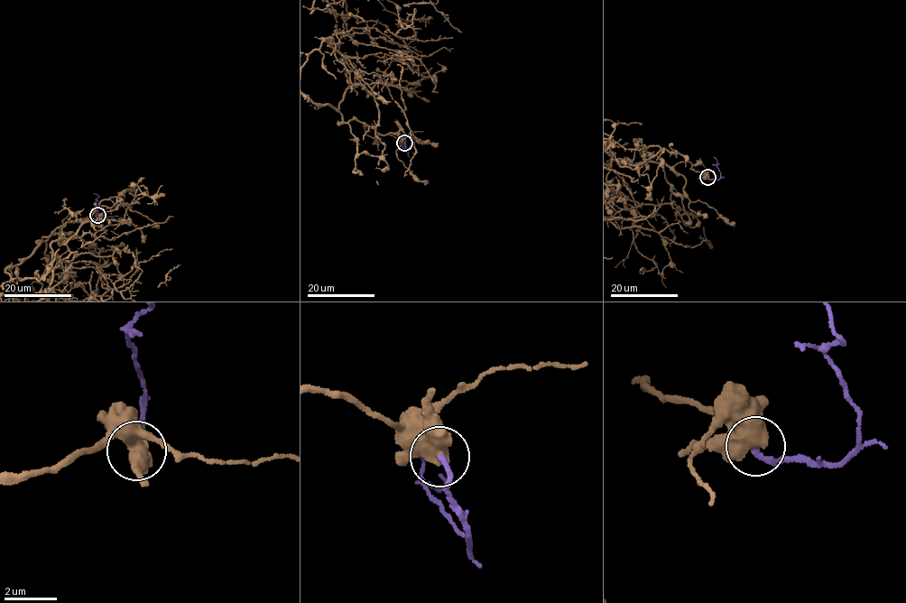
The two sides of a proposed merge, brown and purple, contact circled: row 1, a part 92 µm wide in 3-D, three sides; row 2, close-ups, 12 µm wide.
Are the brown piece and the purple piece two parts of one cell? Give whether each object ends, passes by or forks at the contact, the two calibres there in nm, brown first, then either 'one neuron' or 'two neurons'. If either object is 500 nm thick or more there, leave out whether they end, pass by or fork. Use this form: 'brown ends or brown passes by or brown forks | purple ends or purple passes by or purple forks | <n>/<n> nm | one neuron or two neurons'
550/220 nm | two neurons

